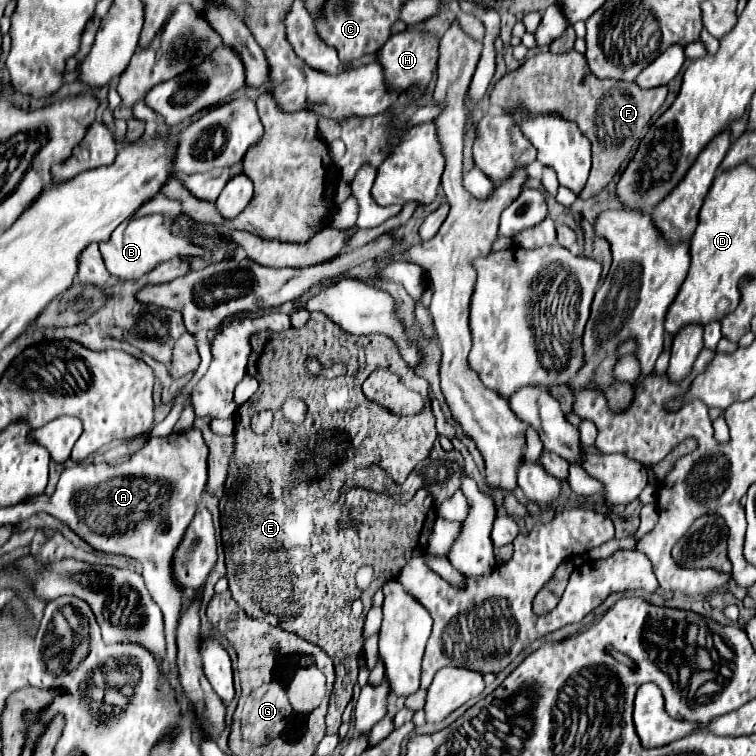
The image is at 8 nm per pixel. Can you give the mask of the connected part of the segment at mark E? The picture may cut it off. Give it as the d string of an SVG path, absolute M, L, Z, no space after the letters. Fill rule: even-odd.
M313 312L311 318L309 318L309 322L307 322L307 326L303 326L301 330L291 328L291 330L279 332L279 334L263 334L263 336L257 334L257 336L253 336L253 348L255 348L255 350L257 350L257 344L259 344L259 342L263 344L261 356L259 356L259 360L257 360L257 374L255 374L255 378L259 380L259 388L257 388L257 392L249 398L249 402L245 402L245 404L237 410L237 422L235 422L235 440L237 440L237 448L235 448L233 460L231 460L231 464L229 464L229 474L227 474L227 480L225 480L225 490L223 490L223 496L221 496L221 502L219 502L219 508L221 508L221 528L223 528L223 530L221 530L221 538L223 538L223 546L225 546L227 580L229 580L229 590L231 590L231 594L233 594L233 600L235 600L251 618L267 620L267 622L271 622L271 624L275 624L275 626L279 626L279 628L293 630L293 632L299 634L301 638L305 638L305 640L309 640L309 642L321 646L321 648L331 656L331 660L333 660L333 664L335 664L335 676L337 676L337 678L335 678L333 694L331 694L331 698L329 698L329 710L327 710L325 722L327 722L327 734L337 734L337 730L339 730L339 726L341 726L341 714L343 714L345 706L349 704L349 700L351 700L351 696L353 696L353 686L355 686L355 682L357 682L357 672L359 672L357 654L359 654L359 650L361 650L361 646L363 646L363 620L365 620L365 614L367 614L369 608L371 608L371 598L373 598L373 594L381 588L381 584L383 584L387 578L397 578L397 576L399 576L399 572L401 572L401 568L405 566L405 562L413 556L413 552L415 552L415 548L417 548L417 542L419 542L419 538L421 538L421 532L425 532L425 528L429 528L431 522L435 520L435 508L433 508L433 498L431 498L429 490L417 490L417 494L415 494L407 504L401 504L401 502L399 502L395 496L391 496L391 494L377 494L377 492L365 490L365 488L355 488L355 490L349 490L349 492L345 492L345 494L341 494L341 490L295 490L295 460L297 460L297 462L309 462L311 472L315 472L313 478L315 478L315 476L321 478L321 480L323 480L323 478L327 478L327 480L337 478L337 482L333 482L333 484L339 484L339 486L343 486L343 482L347 480L347 474L349 474L351 470L355 470L357 466L369 466L371 462L377 462L377 464L391 476L393 482L403 484L403 482L407 480L409 472L429 454L429 450L431 450L431 446L433 446L433 442L435 442L435 438L437 438L435 414L433 414L431 402L429 402L427 380L415 376L415 372L413 372L413 370L405 364L405 360L401 358L397 344L393 344L393 340L391 340L389 336L385 336L385 334L353 336L353 334L345 332L343 328L339 328L337 324L333 324L333 320L331 320L329 316L325 316L325 314L321 314L321 312ZM307 354L317 354L317 358L321 360L321 364L327 366L327 368L341 362L341 364L345 364L347 370L345 370L343 376L337 376L337 378L331 378L331 380L319 378L319 376L311 376L311 374L303 368L303 360L307 358ZM377 368L391 368L391 372L399 374L399 378L403 380L403 384L405 384L407 388L419 392L419 394L423 396L423 400L425 400L423 410L421 410L419 414L413 414L413 416L403 416L403 414L393 414L393 412L385 410L383 406L379 406L379 404L367 400L367 396L363 394L361 386L363 386L363 382L369 378L369 374L371 374L373 370L377 370ZM287 398L303 398L303 400L307 402L307 420L303 422L303 426L293 426L293 424L289 424L289 422L283 420L281 404L283 404ZM261 410L271 410L271 412L275 414L275 418L273 418L273 426L271 426L265 434L255 434L255 432L251 430L251 418L253 418L257 412L261 412ZM347 506L355 506L355 508L357 508L357 526L355 526L353 530L343 532L343 530L339 530L339 526L337 526L337 518L339 518L341 508L347 508ZM363 564L371 564L371 566L373 566L373 570L375 570L375 580L371 582L371 586L369 586L367 590L361 592L361 590L357 590L357 586L355 586L355 572L357 572ZM357 598L363 600L363 614L361 614L359 618L353 618L353 616L351 616L351 604L353 604L353 600L357 600Z

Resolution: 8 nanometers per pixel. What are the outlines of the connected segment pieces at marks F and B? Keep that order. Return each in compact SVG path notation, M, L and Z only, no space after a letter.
M575 48L563 54L539 52L525 60L517 70L507 72L491 90L491 104L501 106L505 112L511 112L519 102L529 112L545 112L557 110L569 120L577 122L581 132L591 140L593 146L593 168L585 188L579 198L589 198L597 194L603 186L609 184L613 174L627 162L641 136L645 134L651 116L665 102L667 86L657 88L641 88L637 82L613 80L613 78L597 78L589 70L585 54Z
M143 216L143 218L135 218L135 220L125 220L123 224L119 224L111 238L107 242L99 244L101 256L105 260L107 270L117 276L119 280L139 280L141 276L149 274L157 264L171 260L175 256L199 256L203 258L207 252L205 248L197 248L193 244L189 244L185 238L181 238L179 234L175 234L163 220L163 216Z

